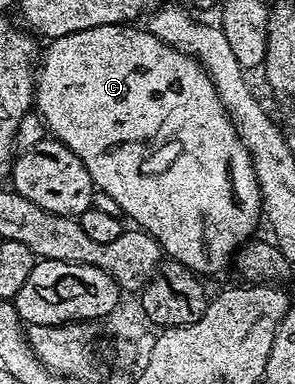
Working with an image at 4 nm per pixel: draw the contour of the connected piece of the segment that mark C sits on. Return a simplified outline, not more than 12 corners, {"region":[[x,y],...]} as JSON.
{"region":[[134,24],[53,39],[34,106],[199,276],[262,197],[191,54]]}

